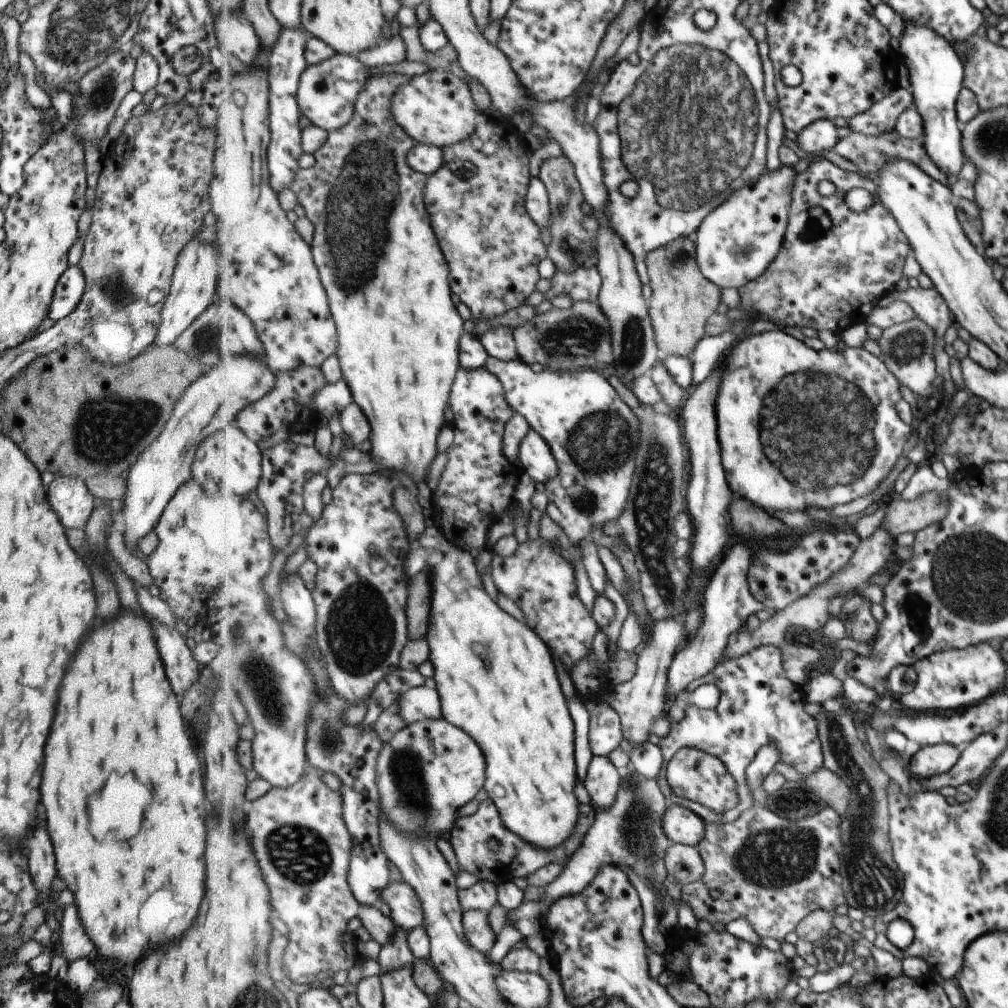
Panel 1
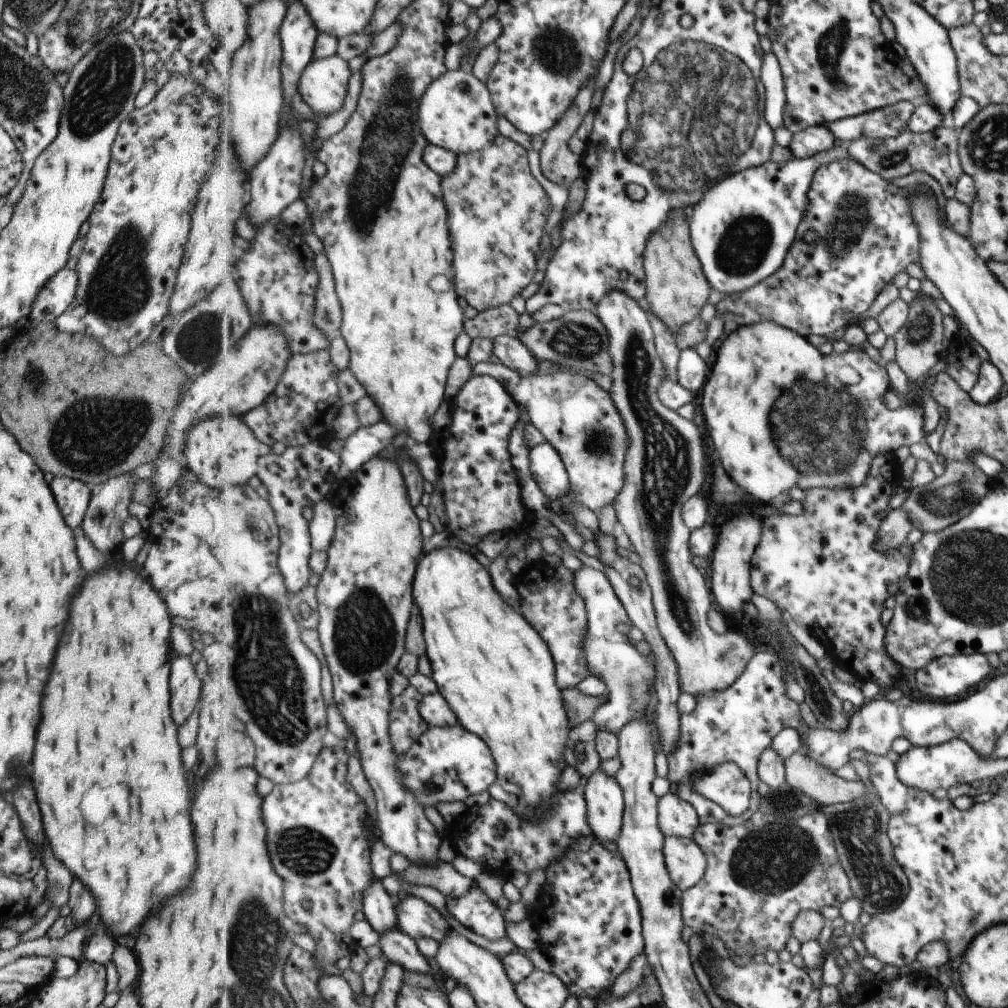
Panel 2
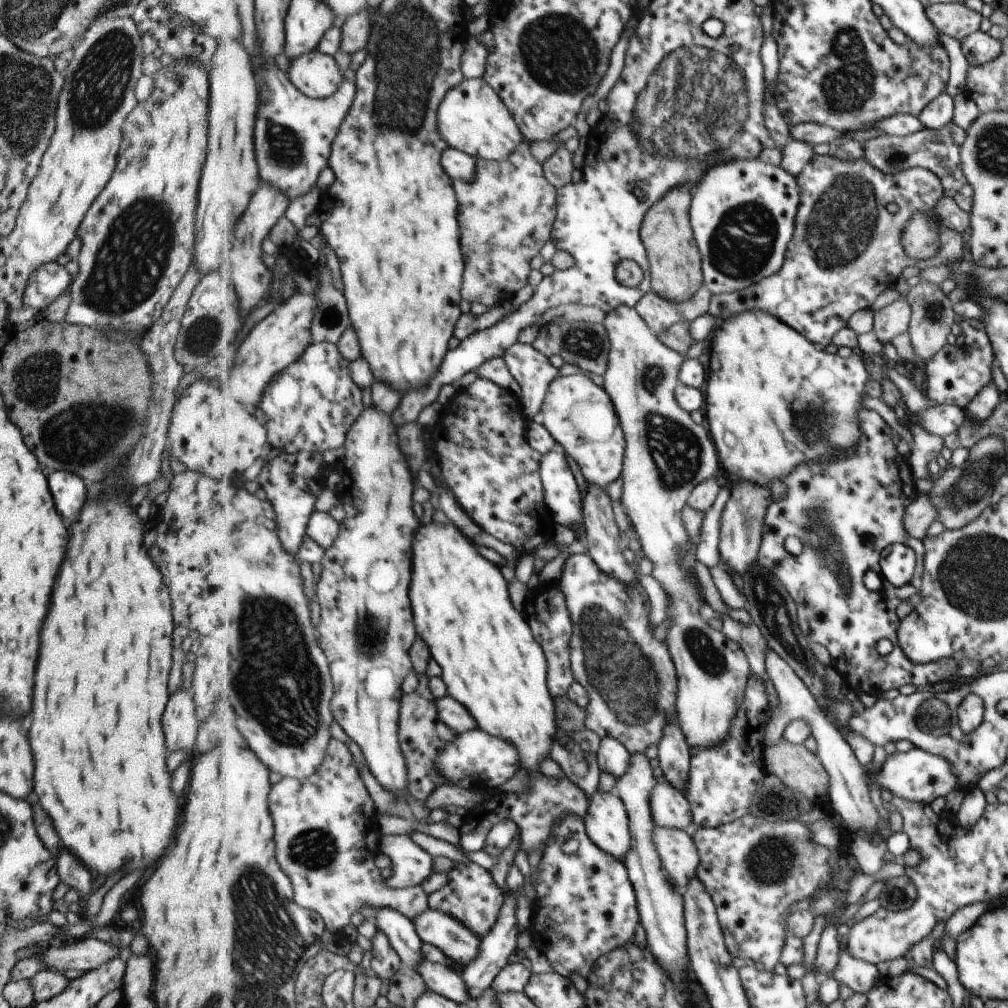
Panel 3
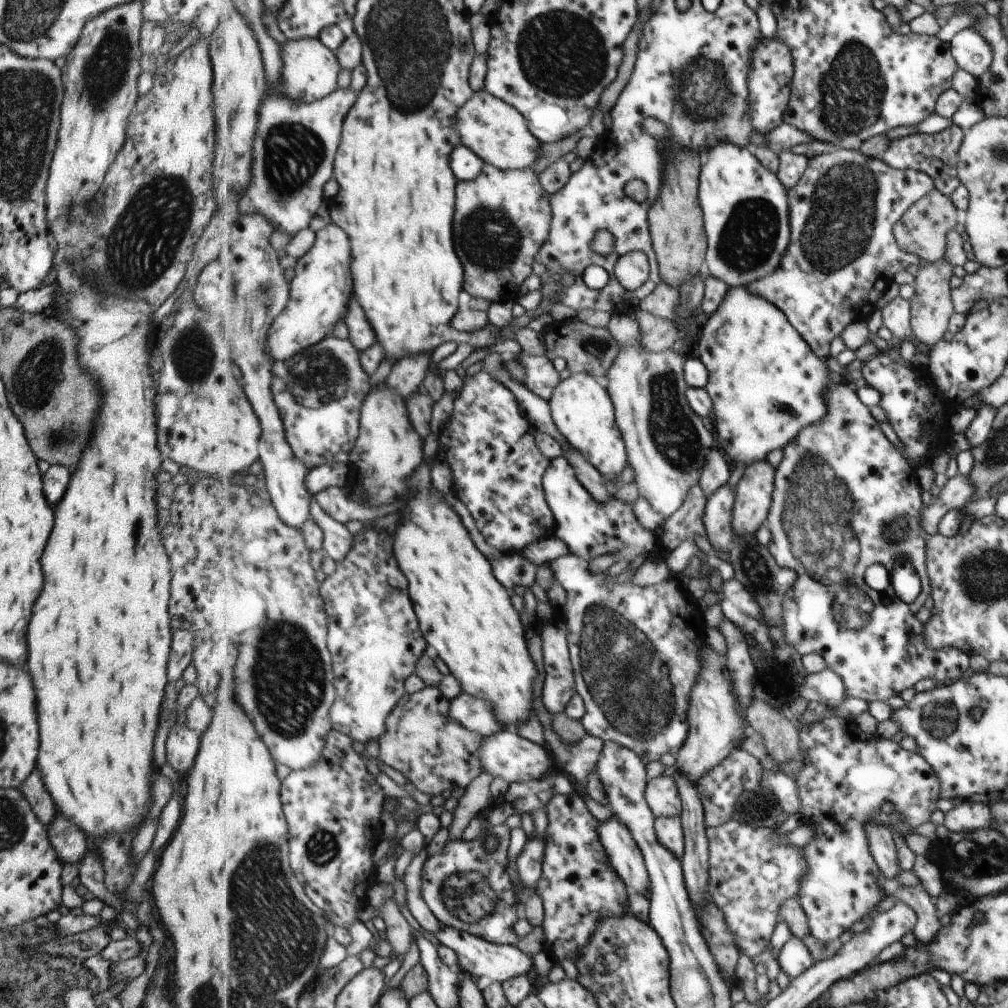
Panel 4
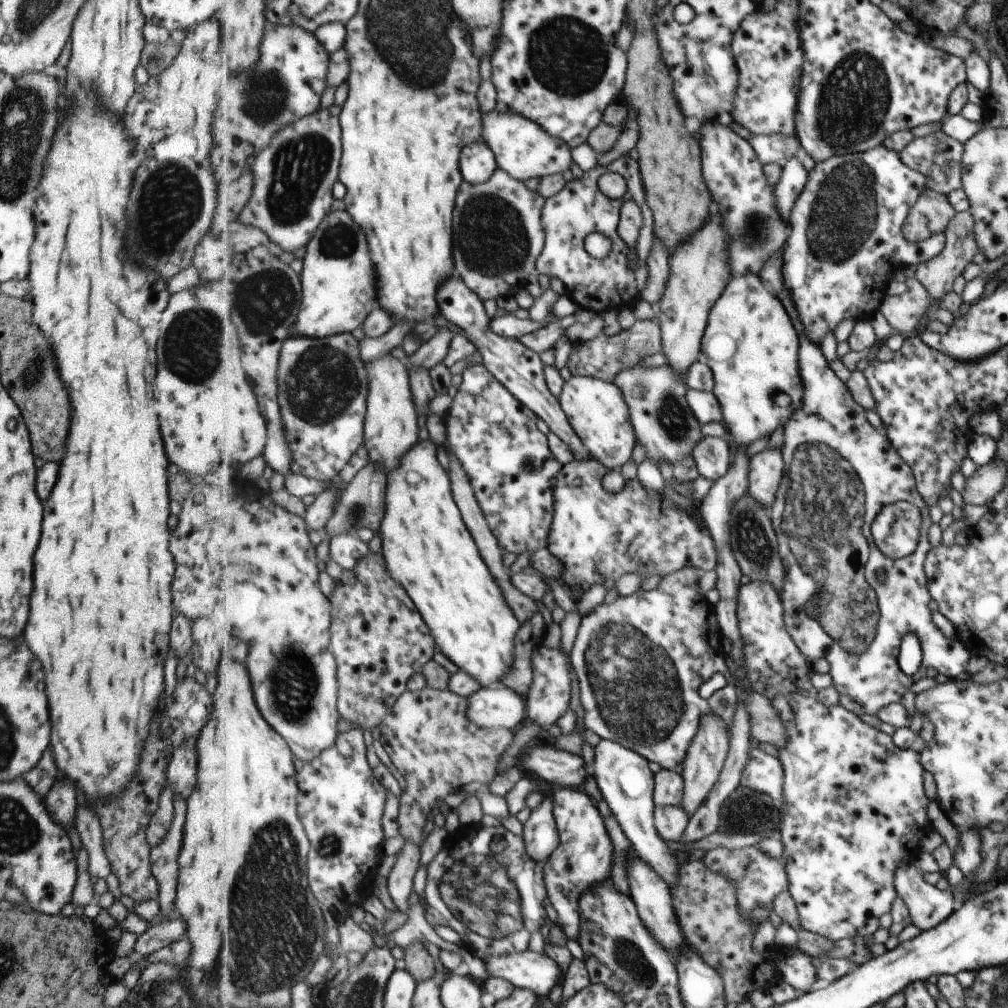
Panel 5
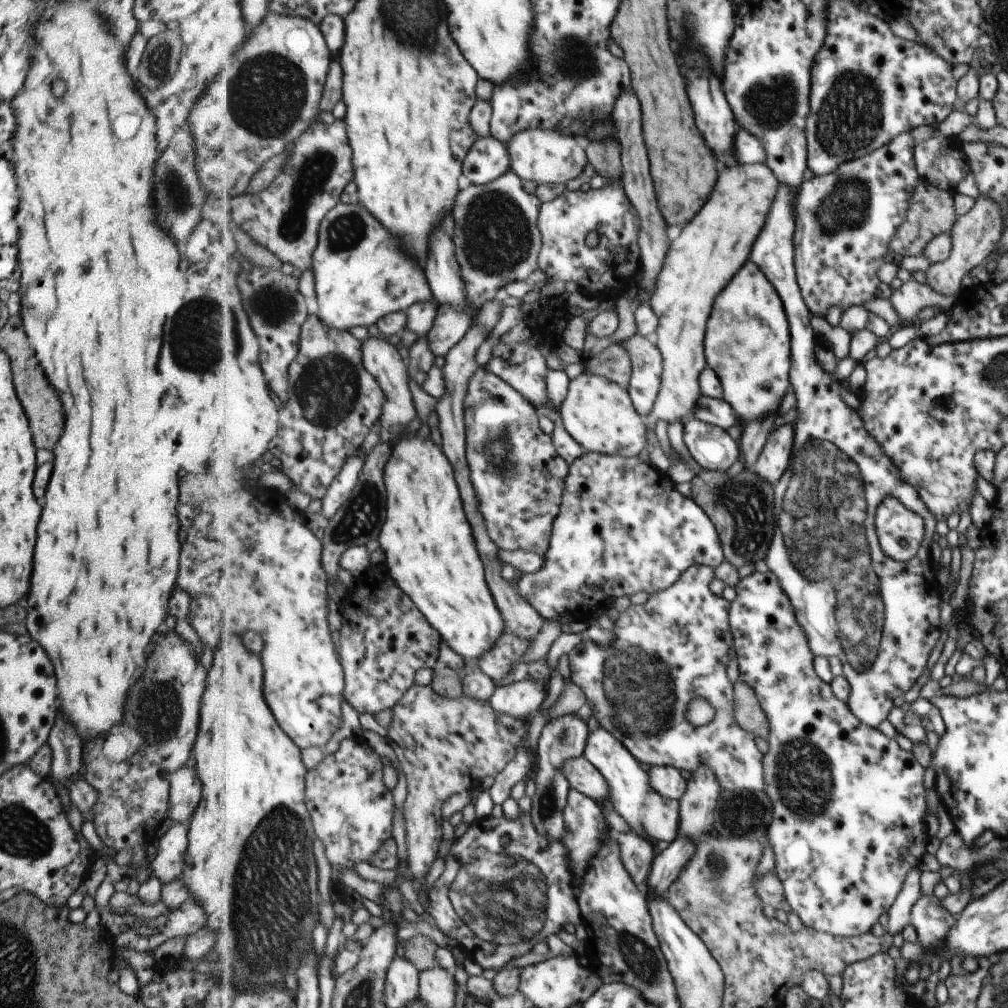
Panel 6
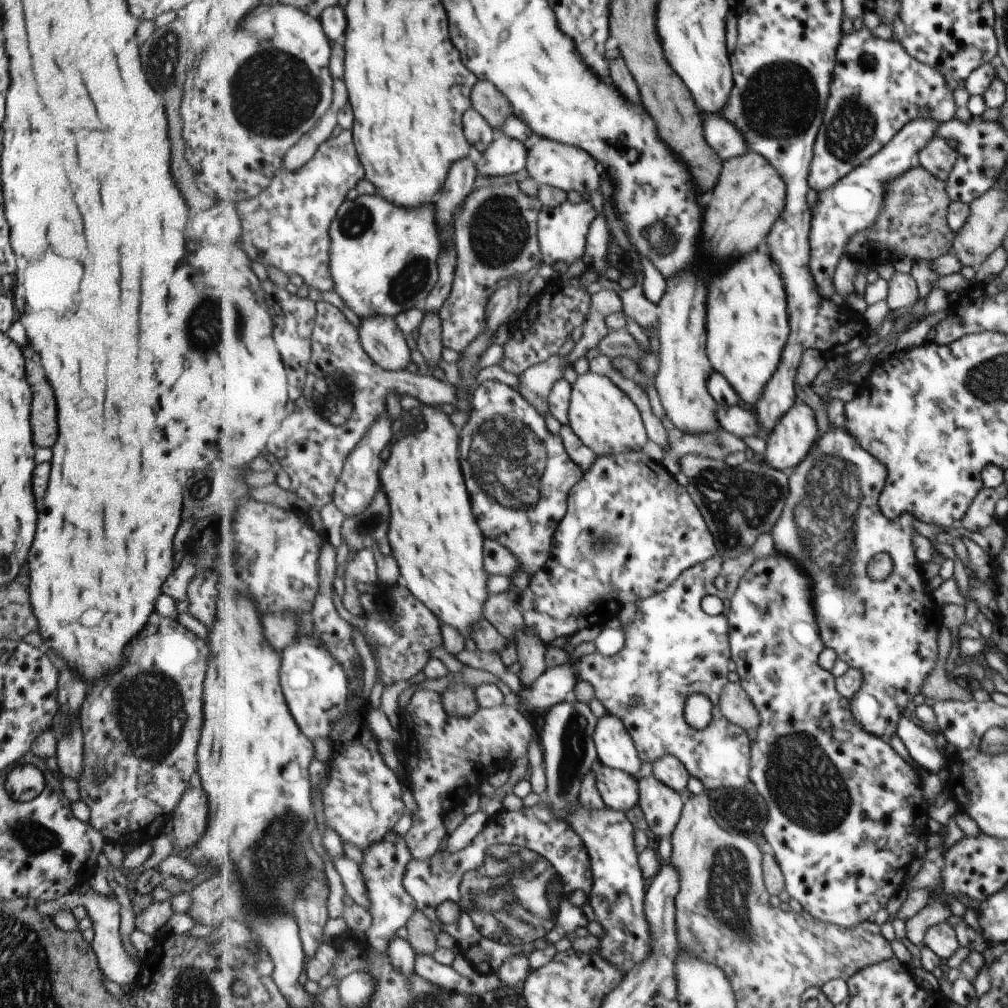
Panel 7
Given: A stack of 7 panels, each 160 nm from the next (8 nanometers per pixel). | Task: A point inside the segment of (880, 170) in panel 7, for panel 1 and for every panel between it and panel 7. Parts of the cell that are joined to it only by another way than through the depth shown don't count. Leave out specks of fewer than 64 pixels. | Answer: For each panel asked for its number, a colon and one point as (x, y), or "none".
1: (830, 280)
2: (864, 231)
3: (846, 250)
4: (843, 254)
5: (846, 240)
6: (845, 219)

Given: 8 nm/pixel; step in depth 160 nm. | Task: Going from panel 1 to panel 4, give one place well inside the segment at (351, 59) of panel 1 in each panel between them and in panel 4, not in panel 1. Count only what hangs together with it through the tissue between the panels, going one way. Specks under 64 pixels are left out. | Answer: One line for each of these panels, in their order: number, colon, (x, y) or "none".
2: (323, 86)
3: (316, 74)
4: (310, 72)

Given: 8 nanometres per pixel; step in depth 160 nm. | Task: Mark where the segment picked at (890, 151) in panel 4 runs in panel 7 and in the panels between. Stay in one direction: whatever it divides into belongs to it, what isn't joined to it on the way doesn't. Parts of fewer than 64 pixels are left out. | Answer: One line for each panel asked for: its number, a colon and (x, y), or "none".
5: (937, 156)
6: (940, 160)
7: (938, 156)

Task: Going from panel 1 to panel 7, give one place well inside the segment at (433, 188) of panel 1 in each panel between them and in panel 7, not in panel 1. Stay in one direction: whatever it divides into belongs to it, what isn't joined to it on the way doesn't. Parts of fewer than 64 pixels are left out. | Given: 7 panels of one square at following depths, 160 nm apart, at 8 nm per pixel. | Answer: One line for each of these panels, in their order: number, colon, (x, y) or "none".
2: (500, 209)
3: (509, 209)
4: (506, 215)
5: (499, 227)
6: (498, 240)
7: (496, 235)

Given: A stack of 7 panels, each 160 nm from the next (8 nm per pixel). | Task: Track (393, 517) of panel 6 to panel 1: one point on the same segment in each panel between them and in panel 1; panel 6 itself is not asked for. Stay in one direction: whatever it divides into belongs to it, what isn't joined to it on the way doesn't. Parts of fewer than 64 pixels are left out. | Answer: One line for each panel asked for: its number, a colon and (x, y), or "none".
1: (497, 678)
2: (498, 674)
3: (491, 663)
4: (466, 614)
5: (426, 546)

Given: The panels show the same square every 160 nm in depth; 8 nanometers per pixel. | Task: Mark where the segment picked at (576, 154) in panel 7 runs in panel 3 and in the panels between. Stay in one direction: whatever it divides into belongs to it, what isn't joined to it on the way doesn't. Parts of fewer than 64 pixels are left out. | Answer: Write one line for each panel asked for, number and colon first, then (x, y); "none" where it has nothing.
3: (473, 117)
4: (498, 132)
5: (524, 149)
6: (545, 156)

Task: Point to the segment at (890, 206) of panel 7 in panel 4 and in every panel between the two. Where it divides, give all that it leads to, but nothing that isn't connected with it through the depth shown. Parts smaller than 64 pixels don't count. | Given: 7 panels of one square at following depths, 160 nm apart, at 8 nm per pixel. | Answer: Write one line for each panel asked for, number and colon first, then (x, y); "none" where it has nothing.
4: (922, 231)
5: (931, 213)
6: (931, 212)

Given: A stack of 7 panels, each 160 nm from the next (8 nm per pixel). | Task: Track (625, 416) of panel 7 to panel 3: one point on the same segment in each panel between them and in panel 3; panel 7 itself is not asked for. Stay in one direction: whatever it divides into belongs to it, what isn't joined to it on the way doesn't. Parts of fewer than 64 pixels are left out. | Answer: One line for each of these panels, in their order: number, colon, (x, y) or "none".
3: (582, 417)
4: (584, 411)
5: (598, 411)
6: (598, 412)

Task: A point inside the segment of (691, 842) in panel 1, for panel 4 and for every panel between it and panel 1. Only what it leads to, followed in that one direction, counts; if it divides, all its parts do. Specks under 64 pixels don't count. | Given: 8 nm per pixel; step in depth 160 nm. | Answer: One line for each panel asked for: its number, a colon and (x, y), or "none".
2: (678, 818)
3: (670, 807)
4: (663, 794)

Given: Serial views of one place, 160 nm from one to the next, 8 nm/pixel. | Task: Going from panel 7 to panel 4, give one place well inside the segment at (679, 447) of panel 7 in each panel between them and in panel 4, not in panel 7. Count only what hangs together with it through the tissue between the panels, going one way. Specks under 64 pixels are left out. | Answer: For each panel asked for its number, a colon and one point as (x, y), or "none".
4: (717, 472)
5: (711, 453)
6: (712, 447)

